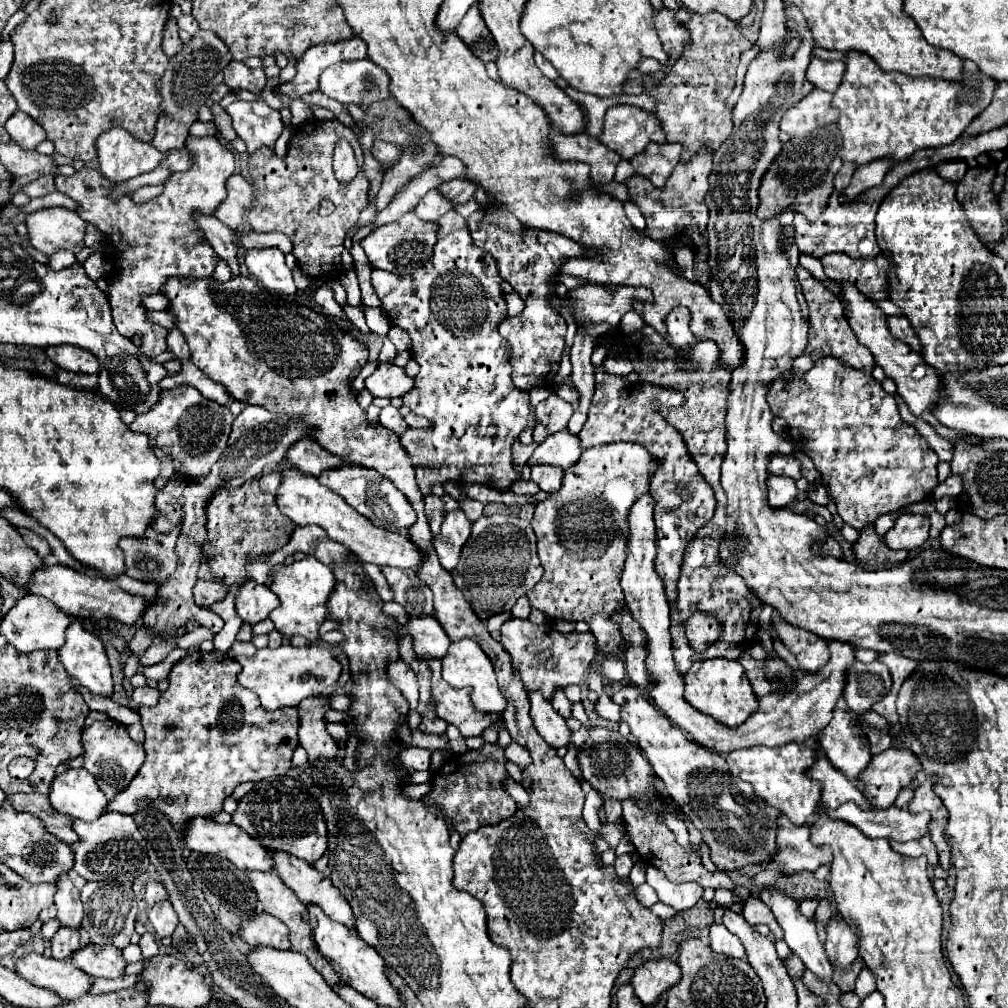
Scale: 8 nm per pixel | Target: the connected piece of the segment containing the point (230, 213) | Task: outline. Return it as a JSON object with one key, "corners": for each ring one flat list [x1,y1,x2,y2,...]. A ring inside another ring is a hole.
{"corners":[[233,174,227,180,227,200,217,208,215,218,219,218,229,228,241,228,243,214,253,204,253,186,239,174]]}

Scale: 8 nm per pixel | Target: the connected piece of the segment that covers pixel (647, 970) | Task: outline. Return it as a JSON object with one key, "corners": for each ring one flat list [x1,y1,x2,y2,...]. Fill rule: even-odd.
{"corners":[[649,960,633,976,633,990,645,1006,659,1002,663,992,681,980,679,966,671,960]]}

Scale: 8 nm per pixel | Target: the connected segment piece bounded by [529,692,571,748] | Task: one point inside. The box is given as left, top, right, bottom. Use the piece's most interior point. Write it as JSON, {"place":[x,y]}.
{"place":[549,724]}

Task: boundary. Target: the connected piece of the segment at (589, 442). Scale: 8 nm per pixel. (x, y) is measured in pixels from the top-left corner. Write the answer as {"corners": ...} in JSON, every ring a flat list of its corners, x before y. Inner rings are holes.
{"corners":[[603,366,595,368,595,396,591,400,589,418,579,432,581,448,593,448,611,442,637,442,647,448,651,458,657,460,657,470,651,474,649,494,655,500,655,526,657,526,657,560,655,570,665,582,669,600,675,598,675,584,679,580,679,568,687,542,695,532,713,518,715,496,711,486,705,482,705,504,697,502,697,466,689,456,683,436,665,422,651,406,651,398,659,398,663,388,651,384,631,384,625,376,607,374],[699,508,699,510,697,510],[703,508,703,510,701,510]]}

